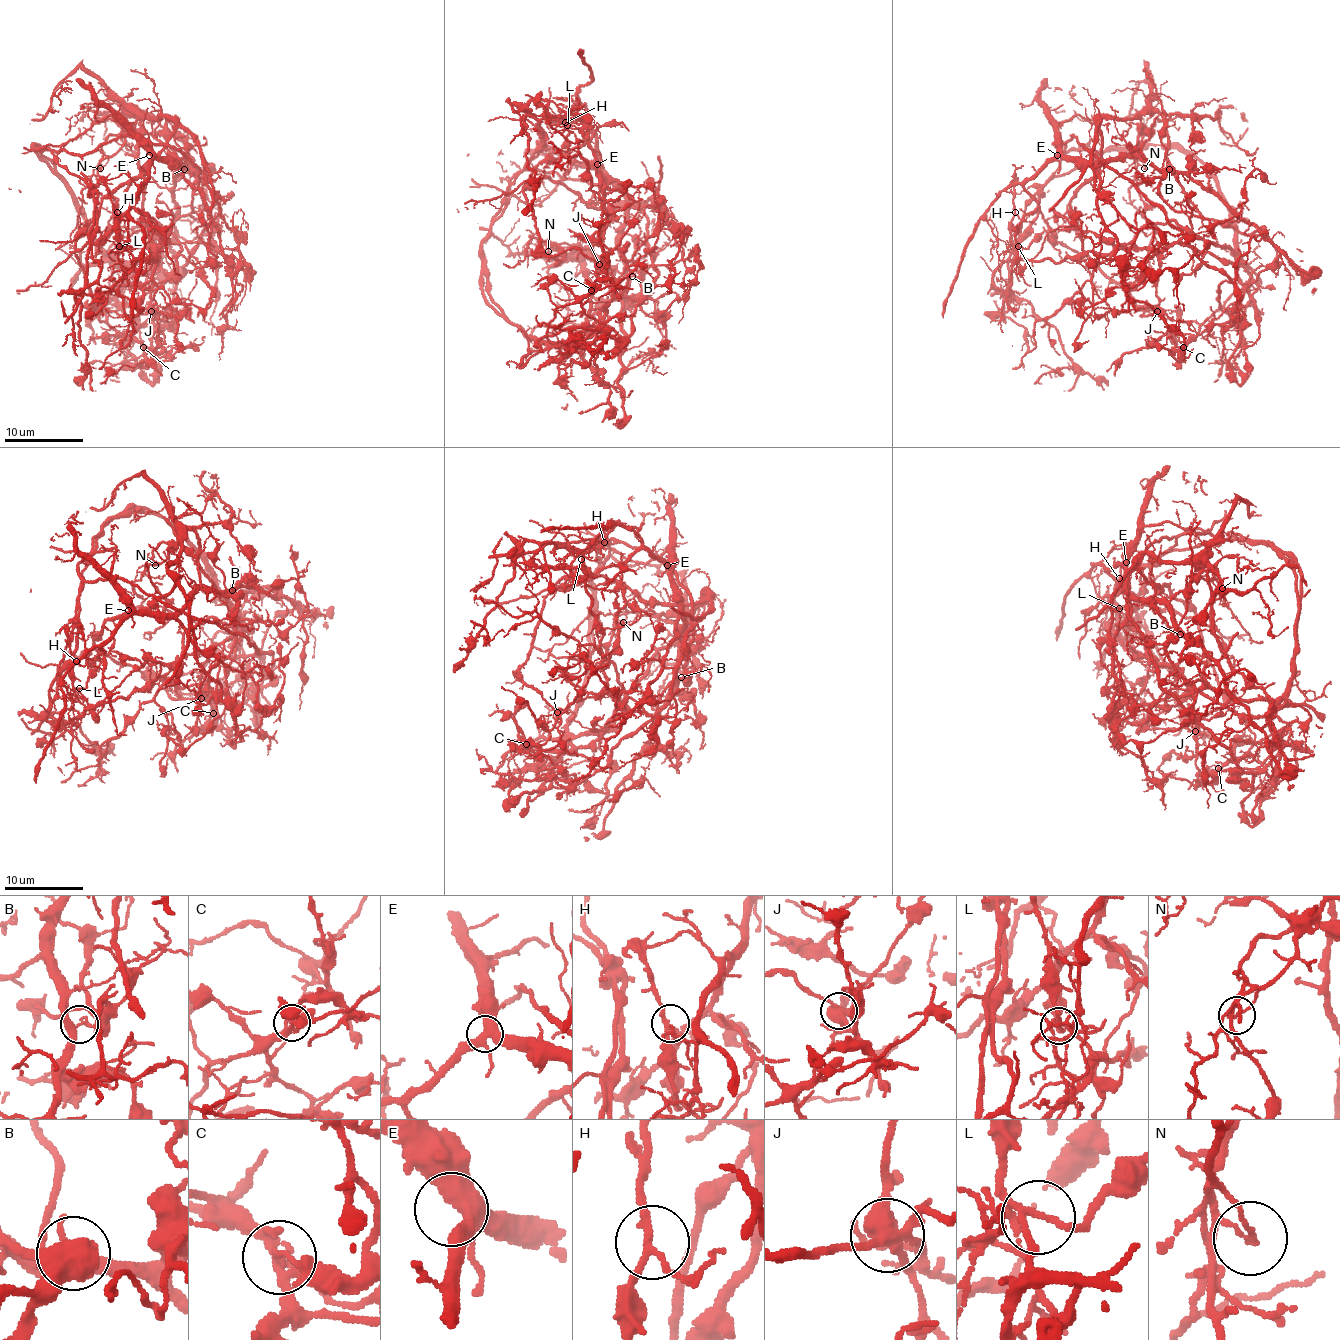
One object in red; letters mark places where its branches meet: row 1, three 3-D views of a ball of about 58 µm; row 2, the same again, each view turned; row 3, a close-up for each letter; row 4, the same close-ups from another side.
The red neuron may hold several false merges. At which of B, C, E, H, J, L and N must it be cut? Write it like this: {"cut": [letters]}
{"cut": ["B", "C", "J", "L", "N"]}

